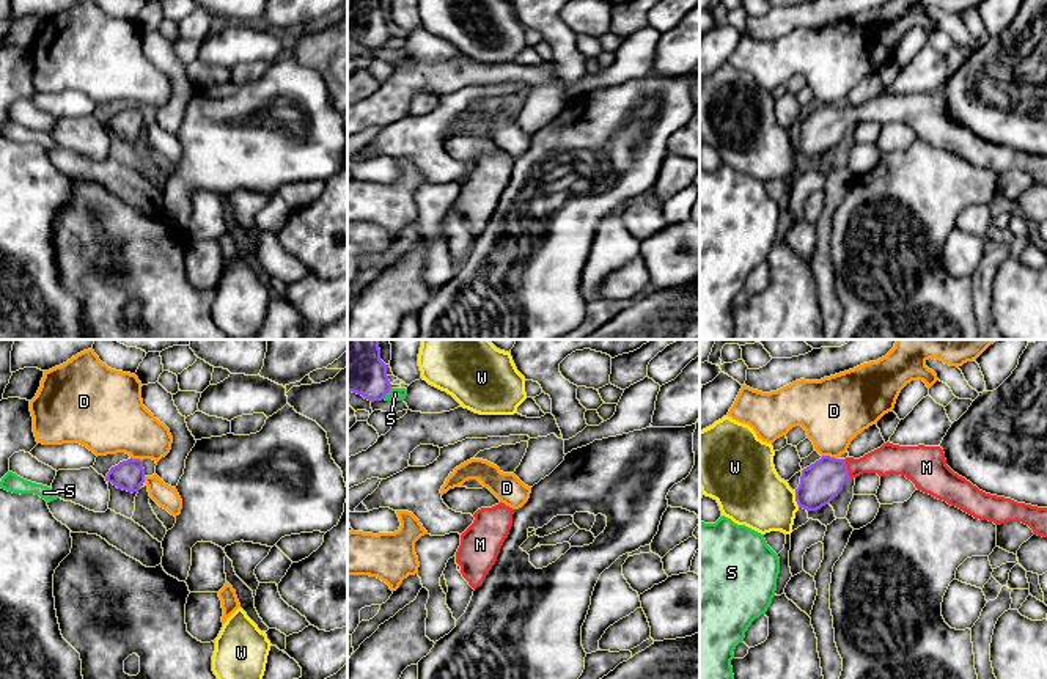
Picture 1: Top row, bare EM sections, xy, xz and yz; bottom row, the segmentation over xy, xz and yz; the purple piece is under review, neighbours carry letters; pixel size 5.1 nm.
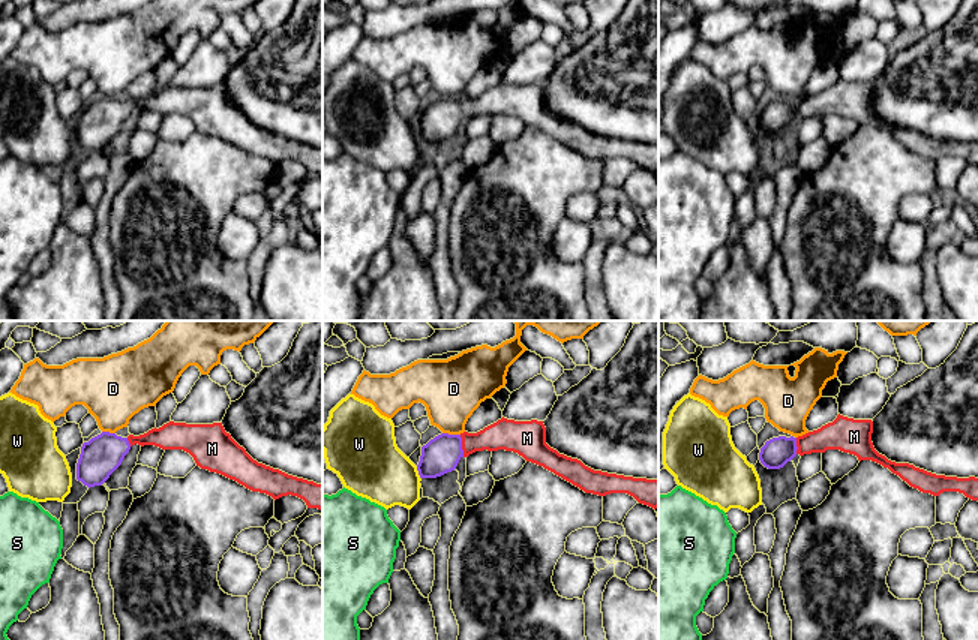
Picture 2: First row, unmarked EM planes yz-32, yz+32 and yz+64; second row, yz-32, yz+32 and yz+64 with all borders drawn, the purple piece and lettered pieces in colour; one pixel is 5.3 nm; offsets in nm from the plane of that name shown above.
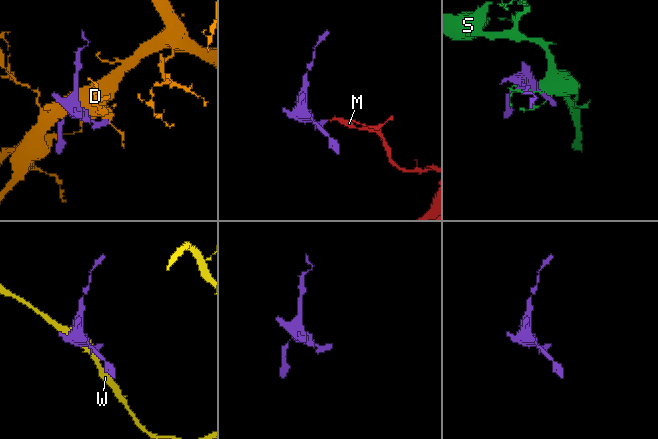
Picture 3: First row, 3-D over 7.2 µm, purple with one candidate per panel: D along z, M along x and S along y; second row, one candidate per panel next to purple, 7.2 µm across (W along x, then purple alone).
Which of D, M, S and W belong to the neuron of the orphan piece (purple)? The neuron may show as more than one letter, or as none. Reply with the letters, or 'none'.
M

